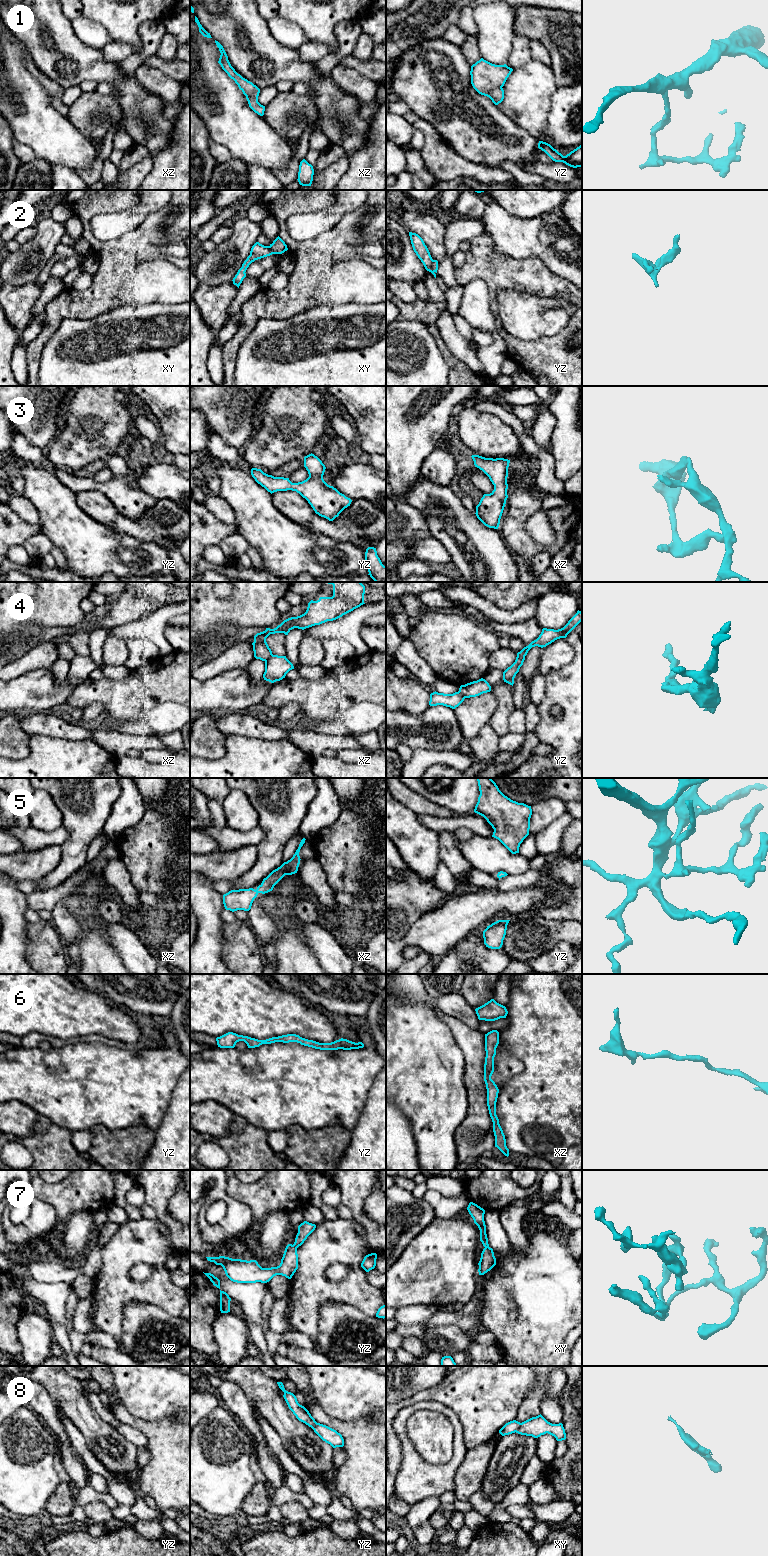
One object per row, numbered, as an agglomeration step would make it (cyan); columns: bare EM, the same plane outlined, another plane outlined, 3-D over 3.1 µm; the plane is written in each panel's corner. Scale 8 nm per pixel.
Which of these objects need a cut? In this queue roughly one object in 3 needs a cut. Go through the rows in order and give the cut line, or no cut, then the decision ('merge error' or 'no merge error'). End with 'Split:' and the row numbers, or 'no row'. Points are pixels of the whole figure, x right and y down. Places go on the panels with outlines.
1: cut yz (501, 86), (493, 89), (487, 96); merge error
2: cut none; no merge error
3: cut none; no merge error
4: cut xz (272, 654), (265, 661); merge error
5: cut none; no merge error
6: cut none; no merge error
7: cut none; no merge error
8: cut xy (521, 1423), (515, 1431); merge error
Split: 1, 4, 8

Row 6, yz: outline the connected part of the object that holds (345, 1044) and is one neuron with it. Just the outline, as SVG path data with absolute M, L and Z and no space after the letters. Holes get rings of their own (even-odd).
M228 1032L220 1037L217 1037L216 1041L218 1047L220 1048L234 1048L236 1043L239 1041L244 1041L247 1044L248 1048L255 1048L259 1047L262 1044L271 1044L275 1042L283 1042L283 1043L297 1042L300 1043L301 1045L320 1050L338 1050L338 1049L351 1050L364 1047L364 1044L362 1042L355 1043L343 1038L331 1043L319 1043L313 1040L302 1038L296 1034L287 1034L278 1037L272 1037L266 1040L258 1040L248 1036L238 1035L233 1032Z

